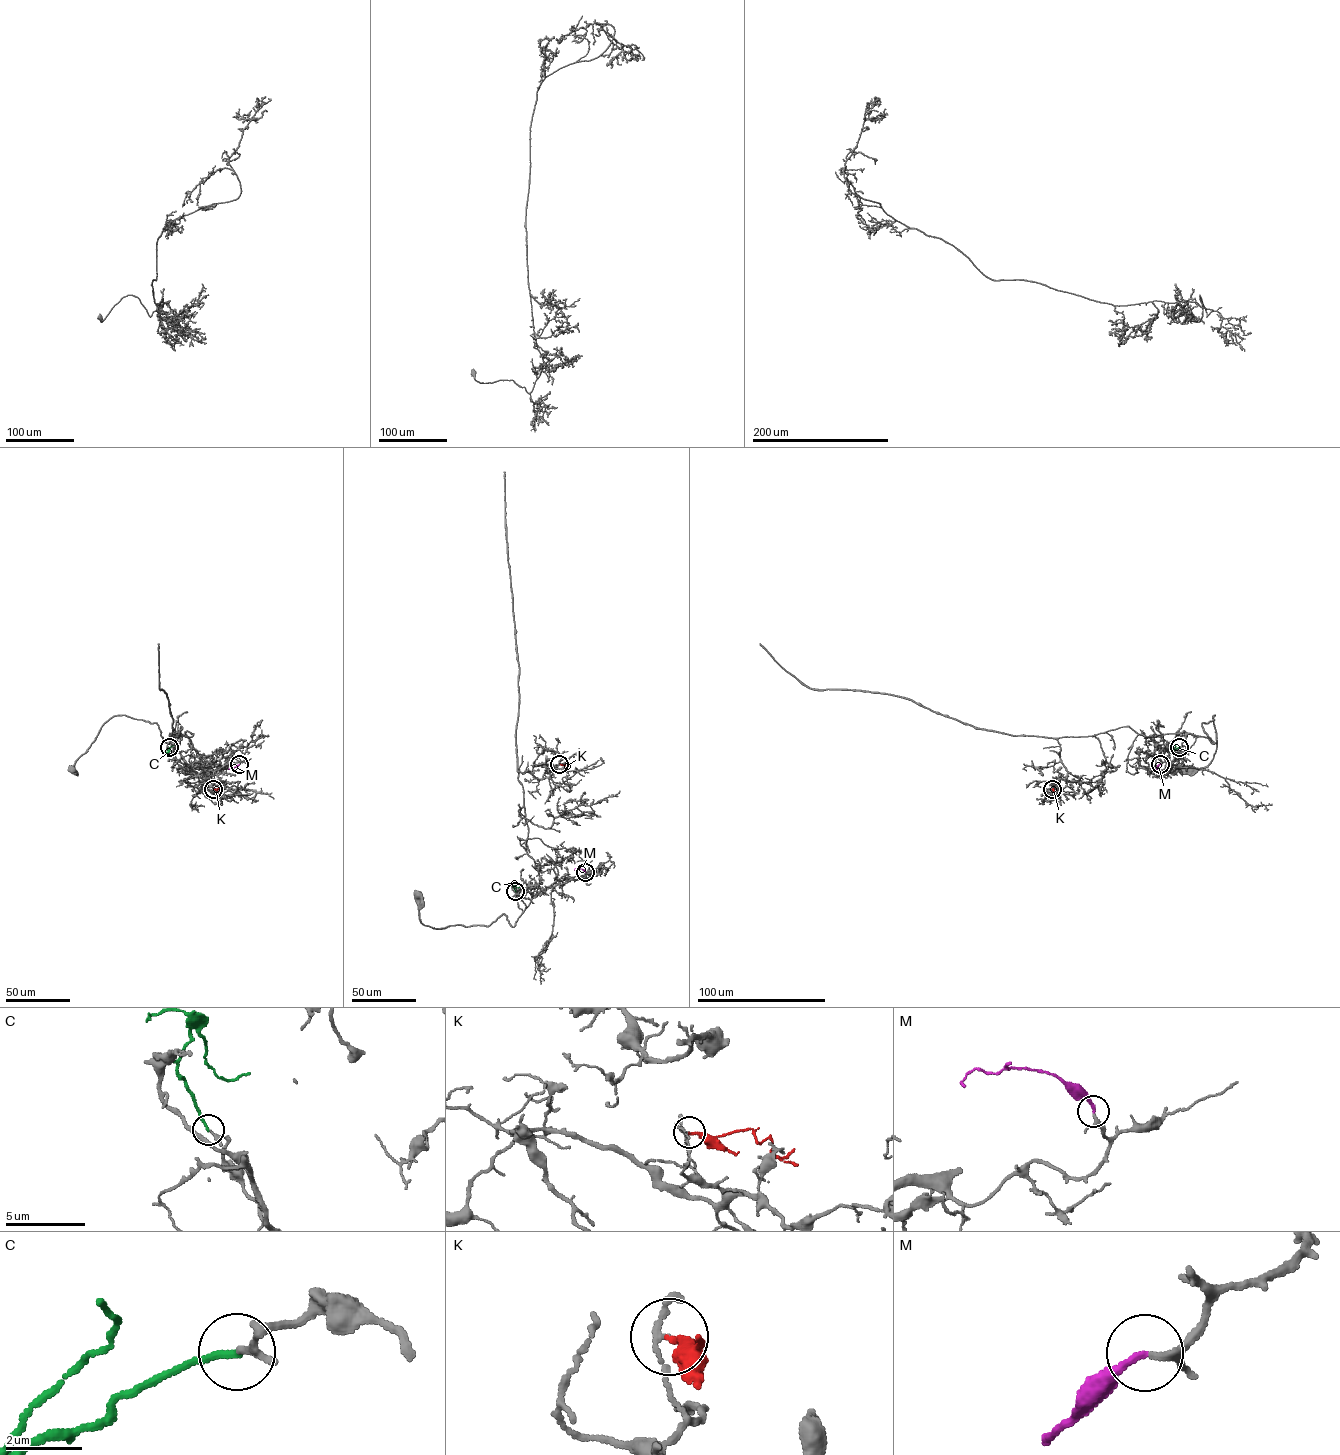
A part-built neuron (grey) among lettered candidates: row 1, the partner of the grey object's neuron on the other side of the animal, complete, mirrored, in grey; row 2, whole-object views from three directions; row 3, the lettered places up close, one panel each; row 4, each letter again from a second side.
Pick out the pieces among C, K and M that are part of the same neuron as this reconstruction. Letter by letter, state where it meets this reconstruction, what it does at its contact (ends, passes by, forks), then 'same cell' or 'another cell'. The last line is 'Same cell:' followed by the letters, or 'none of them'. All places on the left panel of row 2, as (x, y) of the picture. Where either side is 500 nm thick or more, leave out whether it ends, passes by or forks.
C: (169, 747) | it ends | same cell
K: (213, 789) | it ends | another cell
M: (239, 764) | it ends | same cell
Same cell: C, M

